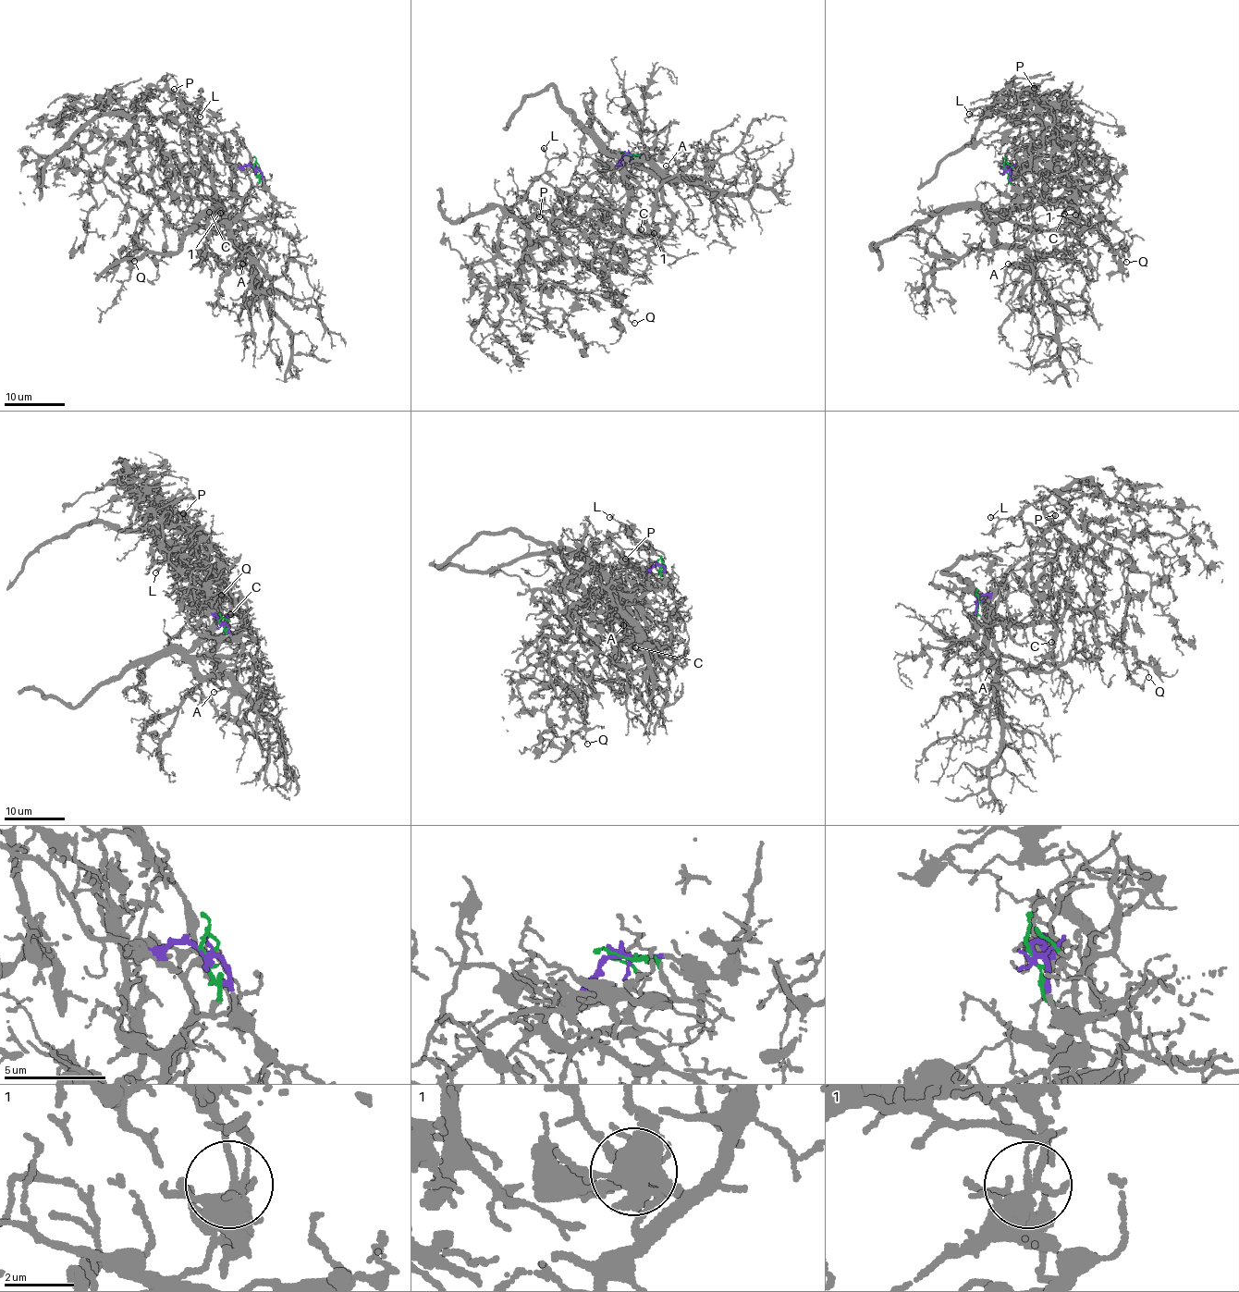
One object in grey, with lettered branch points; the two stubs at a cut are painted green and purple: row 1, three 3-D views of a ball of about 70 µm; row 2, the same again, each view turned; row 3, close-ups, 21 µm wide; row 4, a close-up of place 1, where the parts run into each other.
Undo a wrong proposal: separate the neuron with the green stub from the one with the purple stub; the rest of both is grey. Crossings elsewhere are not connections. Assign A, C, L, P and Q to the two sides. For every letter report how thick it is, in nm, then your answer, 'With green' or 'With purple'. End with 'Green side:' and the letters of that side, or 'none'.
A: Thickness 130 nm. With green
C: Thickness 150 nm. With purple
L: Thickness 80 nm. With purple
P: Thickness 160 nm. With purple
Q: Thickness 120 nm. With purple
Green side: A

